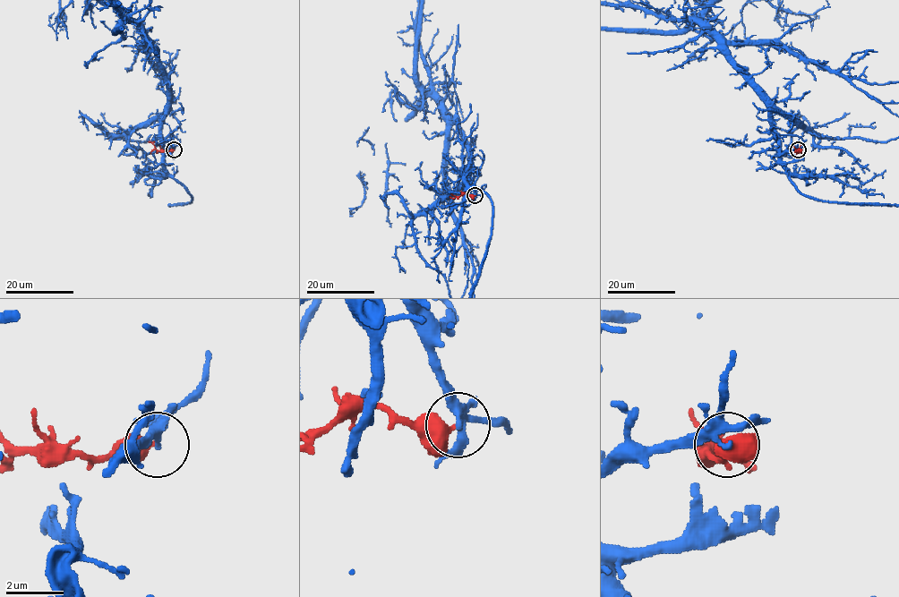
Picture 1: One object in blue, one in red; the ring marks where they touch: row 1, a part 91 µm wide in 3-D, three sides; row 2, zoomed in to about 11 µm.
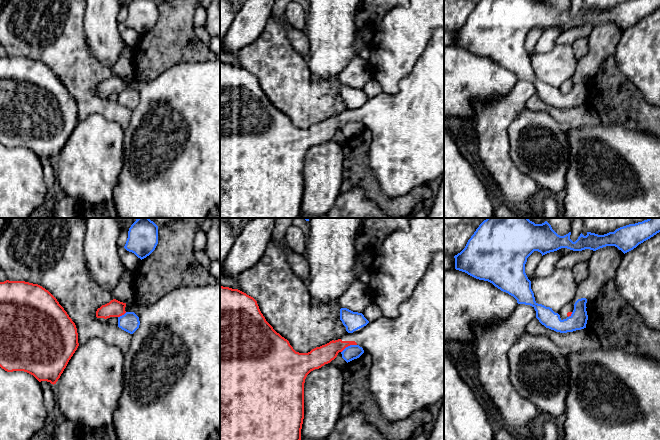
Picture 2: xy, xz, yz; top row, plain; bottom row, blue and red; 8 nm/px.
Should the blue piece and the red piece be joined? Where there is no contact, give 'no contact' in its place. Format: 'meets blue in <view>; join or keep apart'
meets blue in xz; keep apart

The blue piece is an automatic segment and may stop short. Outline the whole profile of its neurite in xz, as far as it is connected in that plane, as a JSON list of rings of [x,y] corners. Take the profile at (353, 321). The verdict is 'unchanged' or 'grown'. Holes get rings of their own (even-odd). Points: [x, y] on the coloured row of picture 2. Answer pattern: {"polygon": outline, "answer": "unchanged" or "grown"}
{"polygon": [[[347,308],[340,309],[340,320],[348,333],[353,333],[369,323],[362,313],[353,312]]], "answer": "unchanged"}

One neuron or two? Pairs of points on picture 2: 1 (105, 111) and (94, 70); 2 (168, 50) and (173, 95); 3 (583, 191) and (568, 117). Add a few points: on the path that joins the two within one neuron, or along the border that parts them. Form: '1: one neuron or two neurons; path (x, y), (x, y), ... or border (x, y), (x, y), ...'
1: one neuron; path (96, 101), (91, 96), (91, 80)
2: two neurons; border (193, 62), (175, 63), (150, 80)
3: two neurons; border (593, 124), (570, 127), (568, 129)

